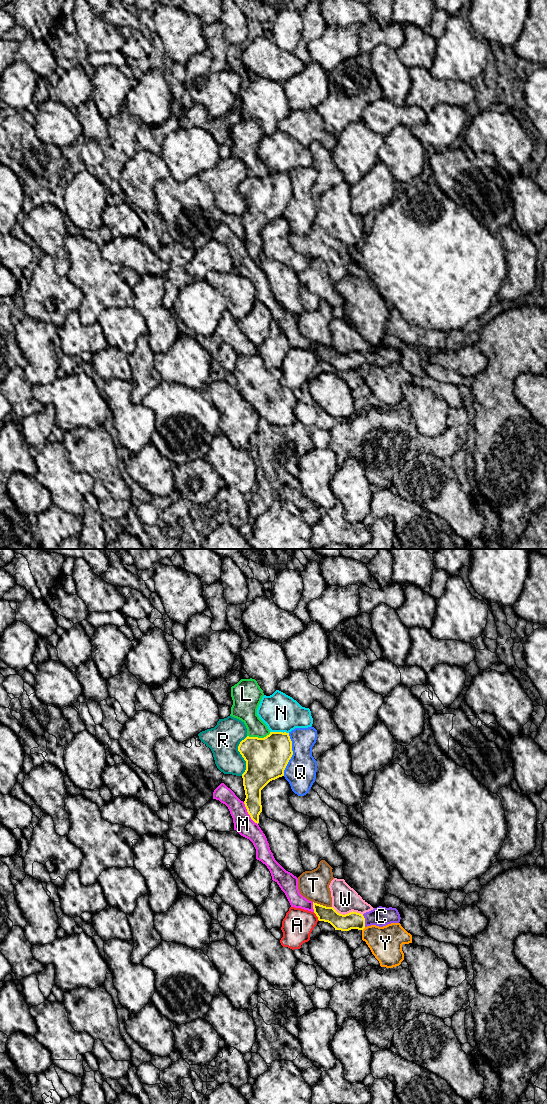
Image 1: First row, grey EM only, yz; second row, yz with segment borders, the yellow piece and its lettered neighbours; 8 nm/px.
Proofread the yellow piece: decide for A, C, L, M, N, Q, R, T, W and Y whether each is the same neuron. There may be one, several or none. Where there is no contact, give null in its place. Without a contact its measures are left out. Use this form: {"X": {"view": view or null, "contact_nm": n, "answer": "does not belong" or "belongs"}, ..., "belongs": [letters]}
{"A": {"view": "yz", "contact_nm": 90, "answer": "does not belong"}, "C": {"view": "yz", "contact_nm": 110, "answer": "belongs"}, "L": {"view": "yz", "contact_nm": 190, "answer": "does not belong"}, "M": {"view": "yz", "contact_nm": 220, "answer": "does not belong"}, "N": {"view": "yz", "contact_nm": 150, "answer": "does not belong"}, "Q": {"view": "yz", "contact_nm": 340, "answer": "does not belong"}, "R": {"view": "yz", "contact_nm": 320, "answer": "does not belong"}, "T": {"view": "yz", "contact_nm": 160, "answer": "does not belong"}, "W": {"view": "yz", "contact_nm": 260, "answer": "does not belong"}, "Y": {"view": "yz", "contact_nm": 40, "answer": "does not belong"}, "belongs": ["C"]}

